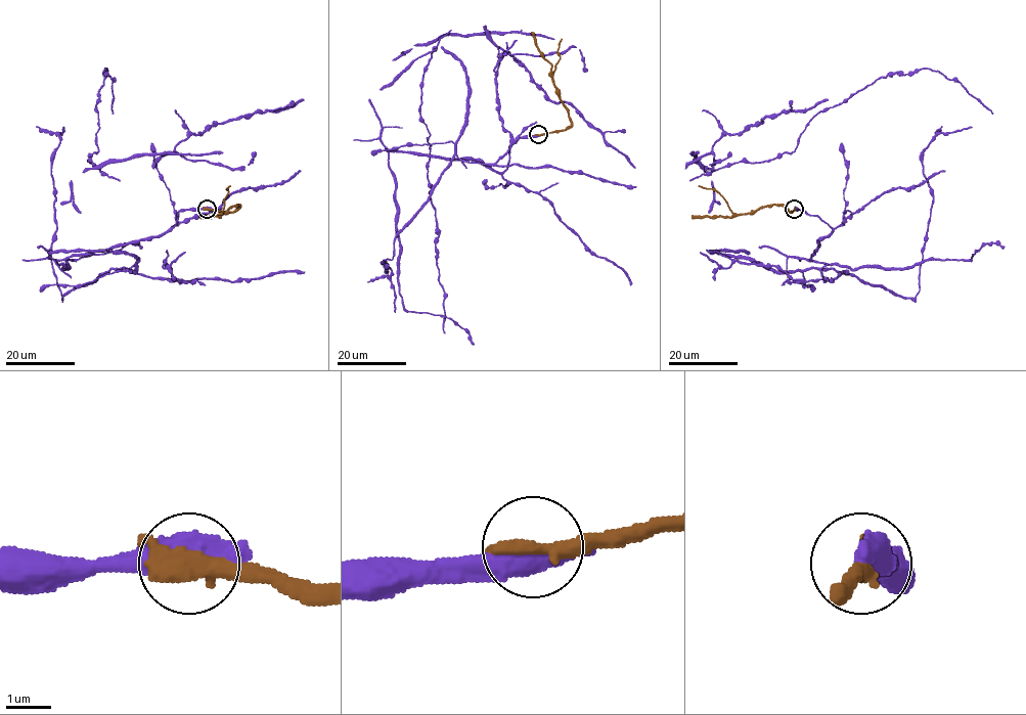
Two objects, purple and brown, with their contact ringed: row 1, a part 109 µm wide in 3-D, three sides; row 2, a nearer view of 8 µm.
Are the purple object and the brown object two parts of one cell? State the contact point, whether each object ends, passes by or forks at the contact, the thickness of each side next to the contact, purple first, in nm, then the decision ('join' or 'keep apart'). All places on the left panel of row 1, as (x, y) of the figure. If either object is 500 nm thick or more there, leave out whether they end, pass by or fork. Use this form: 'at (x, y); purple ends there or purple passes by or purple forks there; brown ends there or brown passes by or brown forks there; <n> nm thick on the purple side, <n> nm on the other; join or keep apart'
at (207, 209); purple passes by; brown passes by; 480 nm thick on the purple side, 400 nm on the other; join

